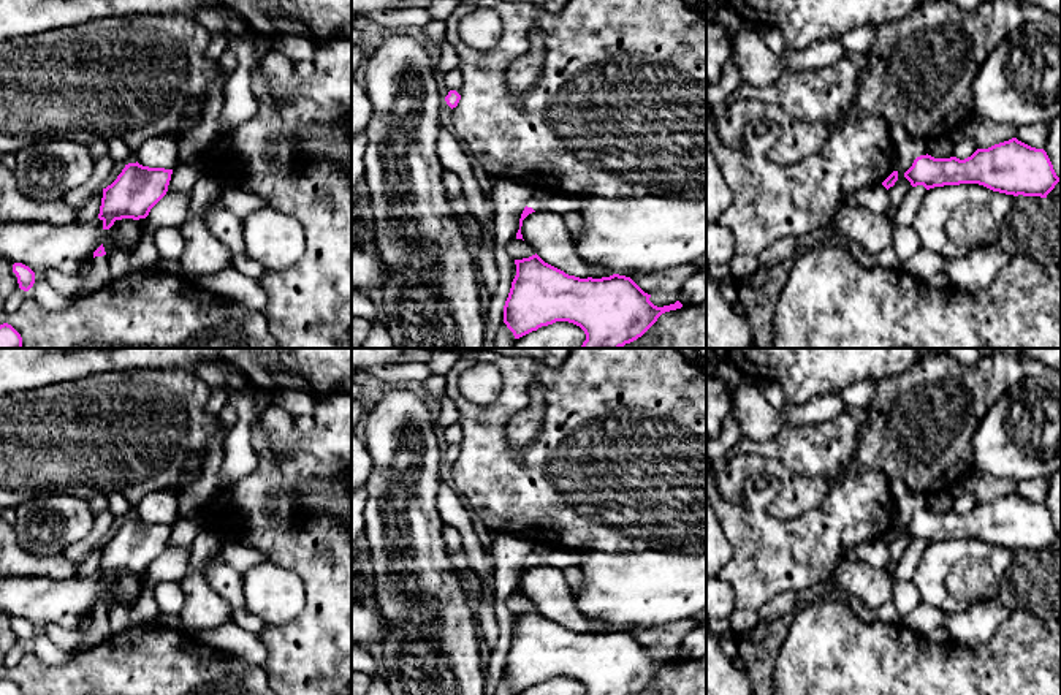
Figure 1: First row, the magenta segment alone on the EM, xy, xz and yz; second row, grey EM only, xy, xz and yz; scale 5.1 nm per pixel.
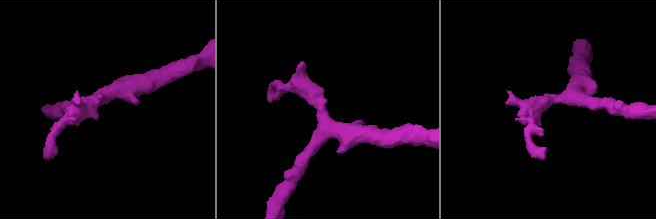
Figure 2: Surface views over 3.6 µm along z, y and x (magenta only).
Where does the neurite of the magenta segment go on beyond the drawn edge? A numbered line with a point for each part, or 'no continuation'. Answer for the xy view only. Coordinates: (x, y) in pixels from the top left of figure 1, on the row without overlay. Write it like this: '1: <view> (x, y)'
1: xy (98, 632)

